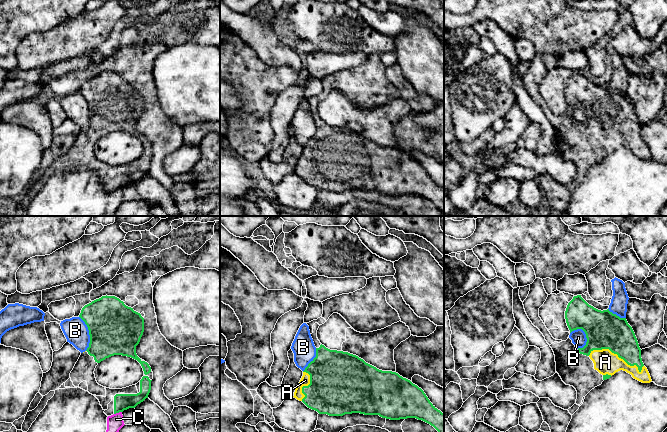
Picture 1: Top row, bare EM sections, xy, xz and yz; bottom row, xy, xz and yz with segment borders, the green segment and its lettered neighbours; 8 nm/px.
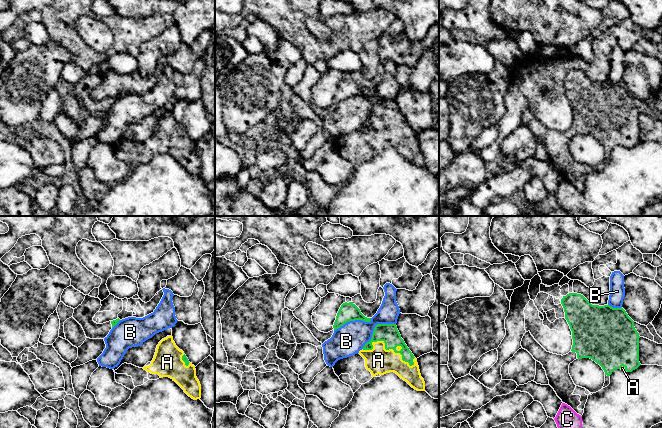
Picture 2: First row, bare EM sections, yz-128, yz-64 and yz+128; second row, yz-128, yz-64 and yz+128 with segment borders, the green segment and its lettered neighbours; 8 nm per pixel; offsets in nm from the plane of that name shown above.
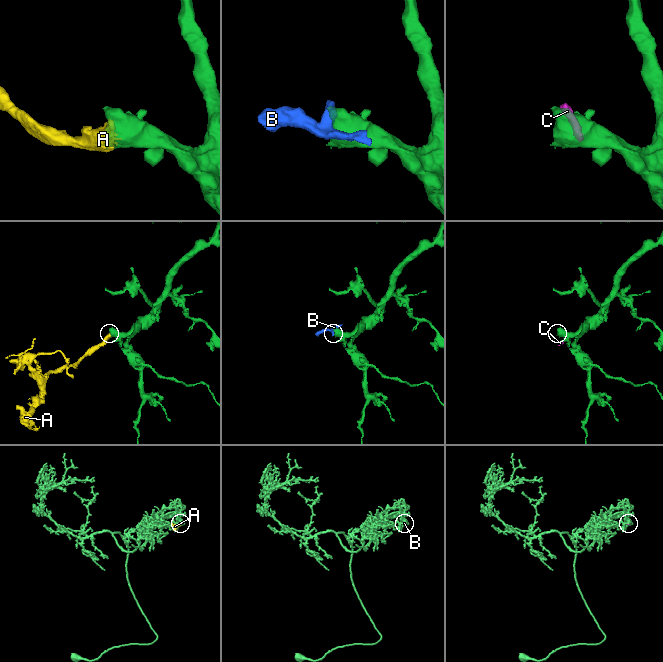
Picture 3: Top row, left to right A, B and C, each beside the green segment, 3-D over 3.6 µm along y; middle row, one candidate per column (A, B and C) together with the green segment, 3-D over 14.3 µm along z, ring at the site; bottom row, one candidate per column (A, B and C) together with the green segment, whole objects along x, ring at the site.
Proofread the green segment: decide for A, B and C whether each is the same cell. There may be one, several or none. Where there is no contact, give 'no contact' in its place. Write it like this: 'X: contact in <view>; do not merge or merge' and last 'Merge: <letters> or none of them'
A: contact in yz; merge
B: contact in yz; do not merge
C: contact in xy; do not merge
Merge: A

